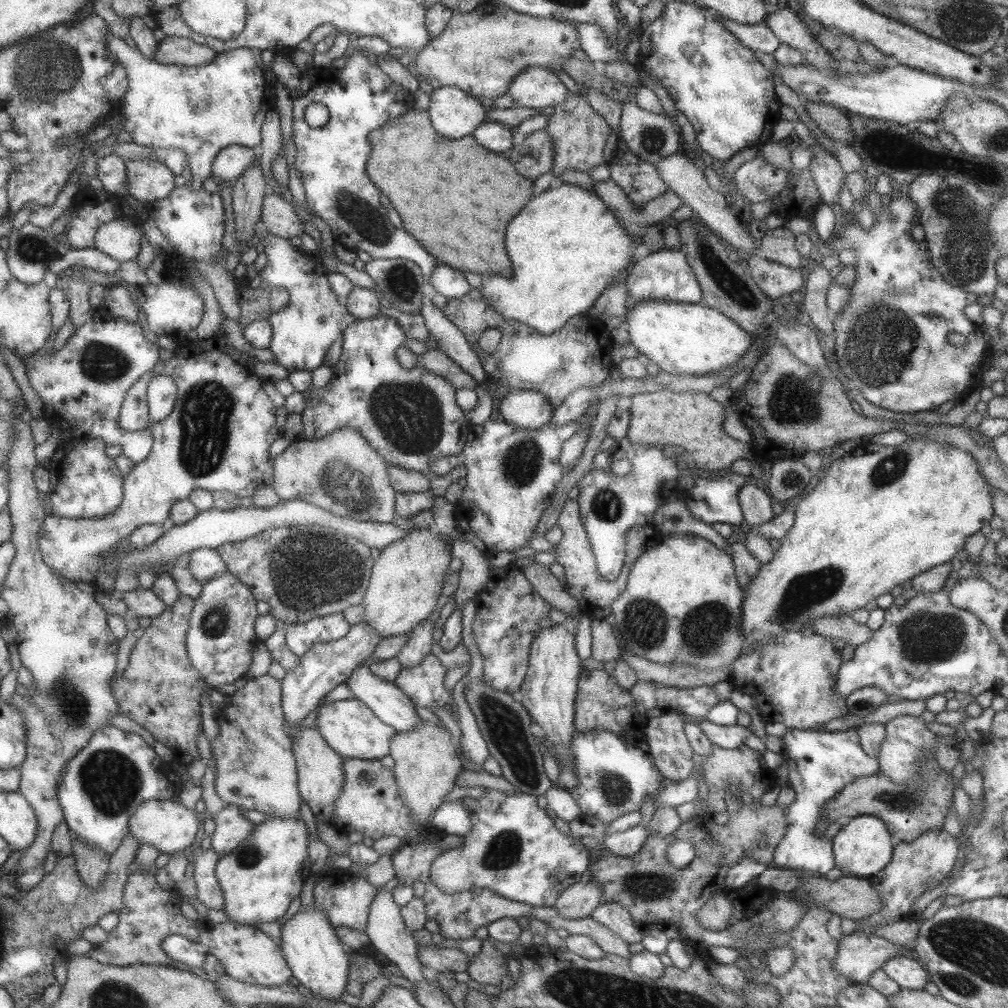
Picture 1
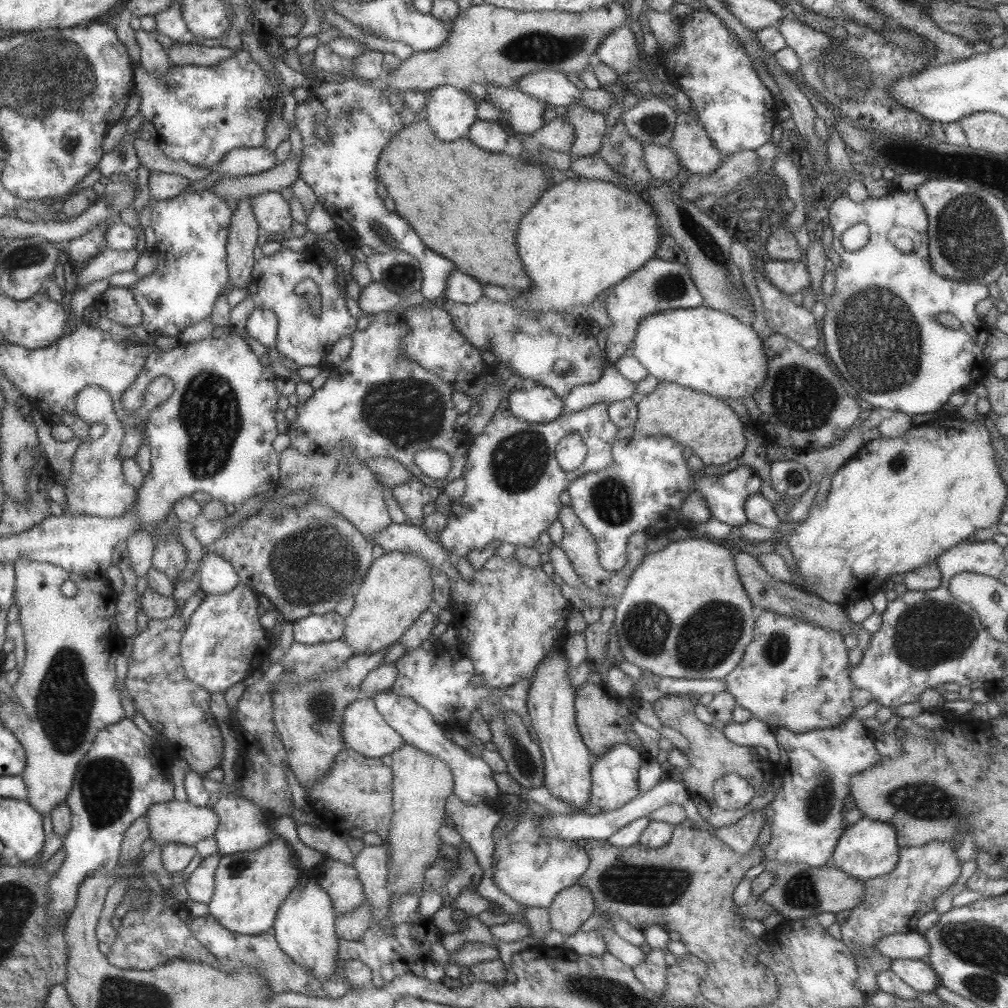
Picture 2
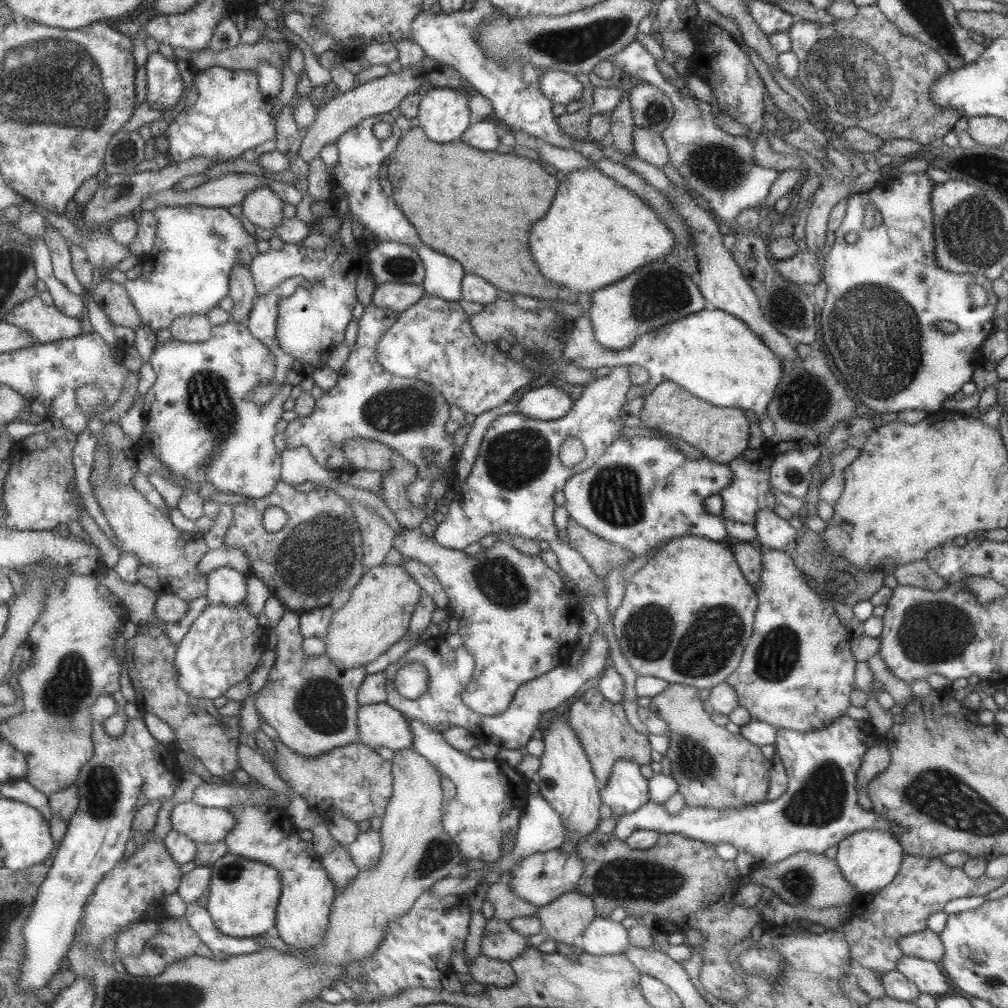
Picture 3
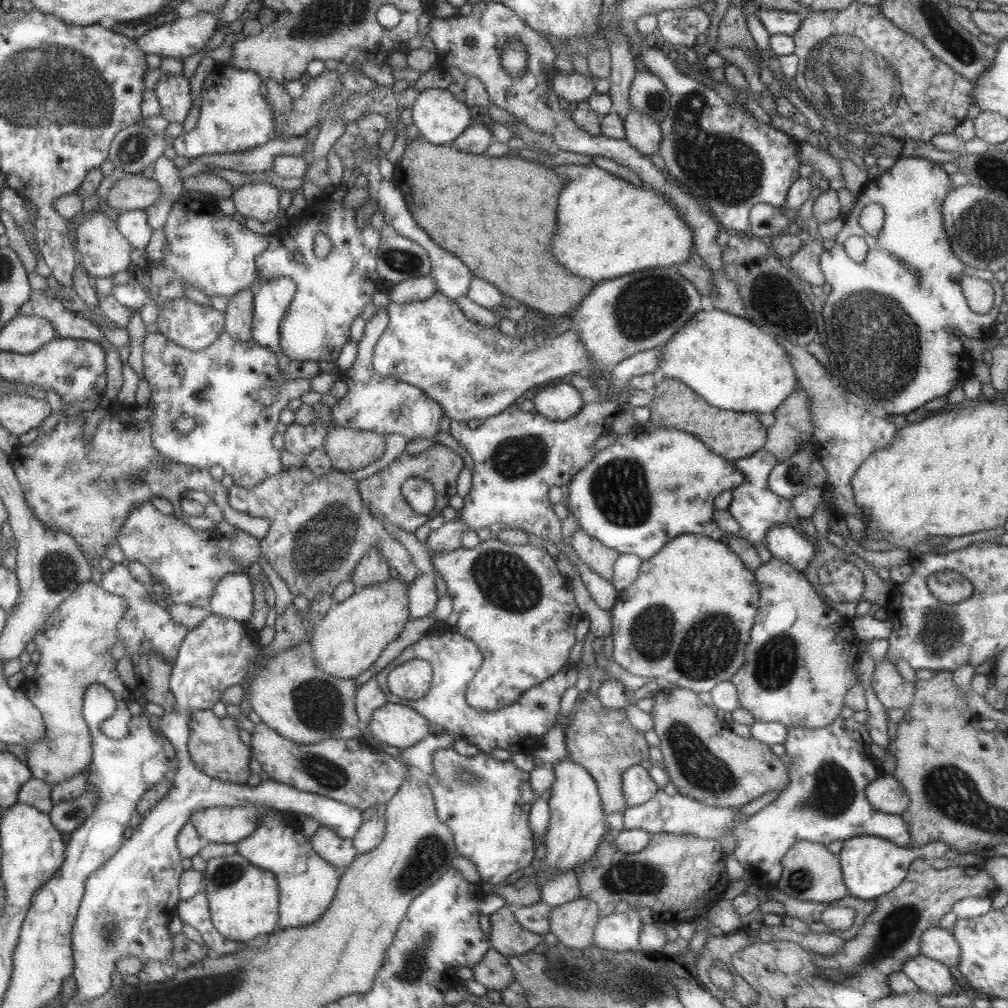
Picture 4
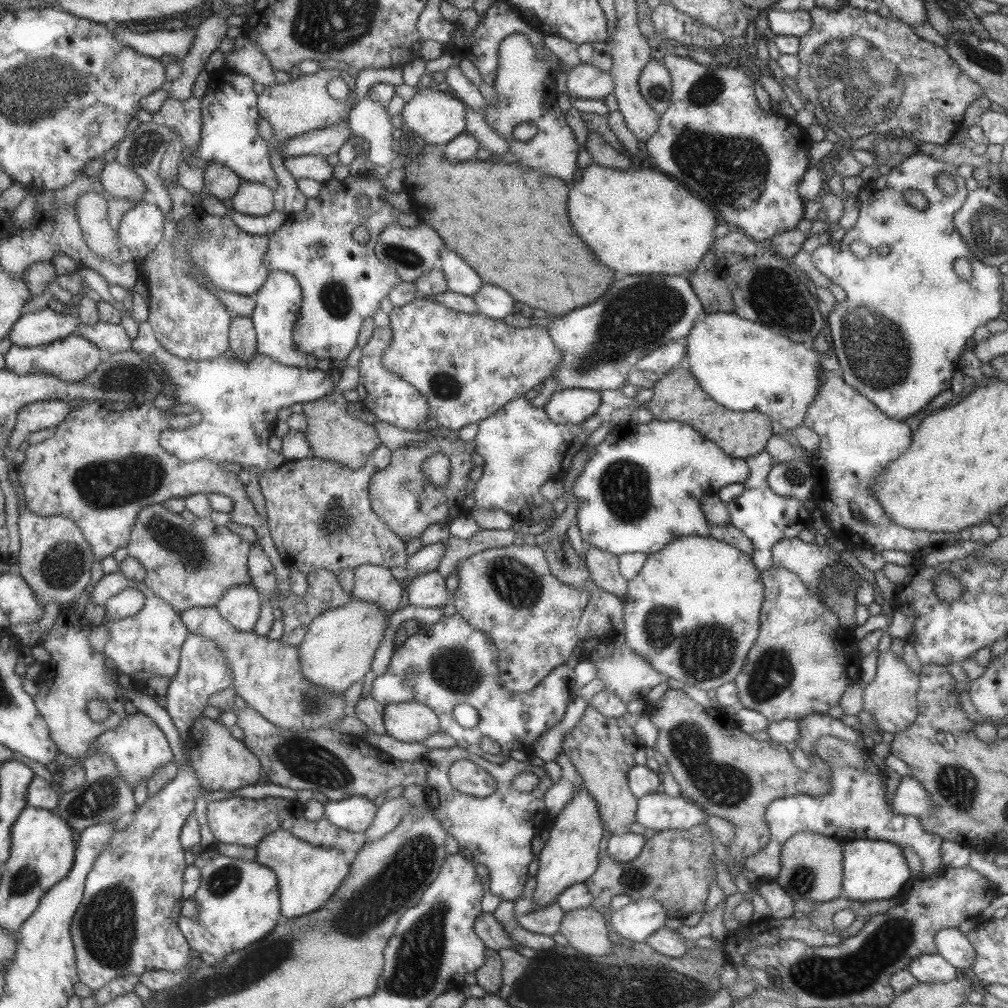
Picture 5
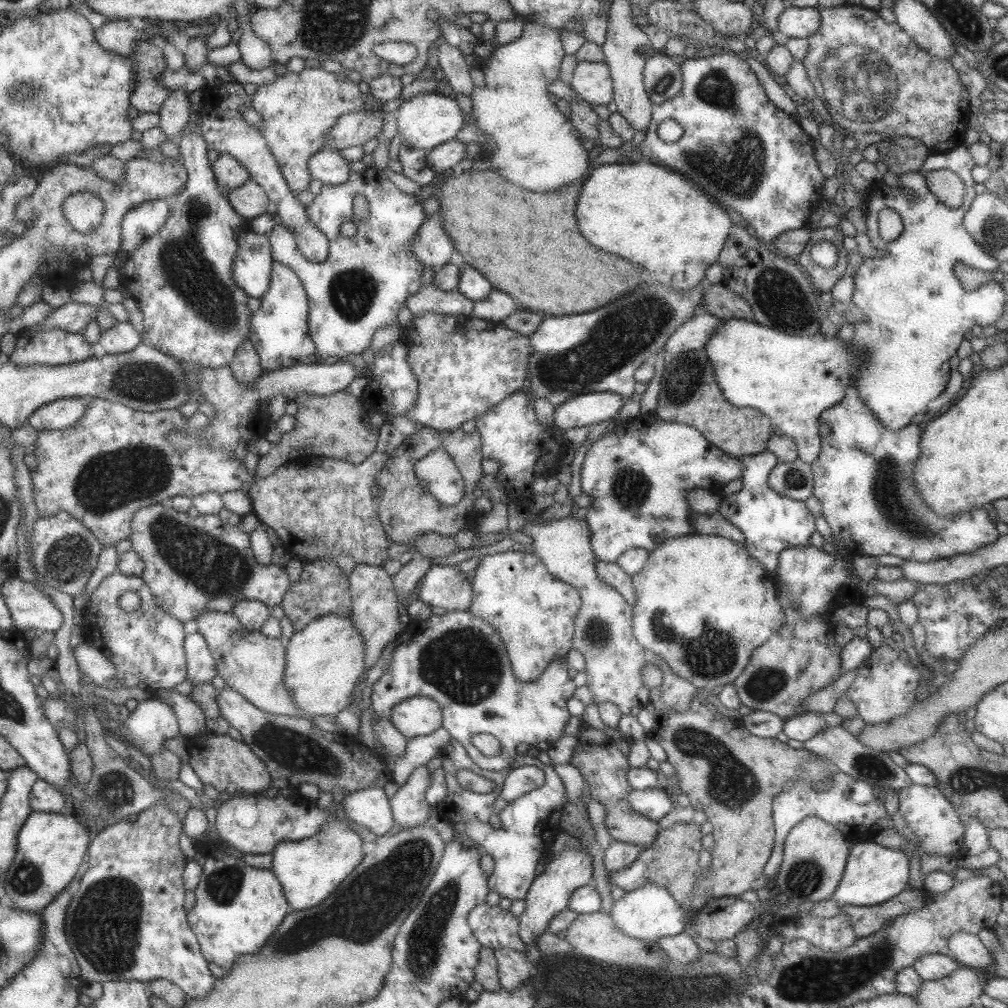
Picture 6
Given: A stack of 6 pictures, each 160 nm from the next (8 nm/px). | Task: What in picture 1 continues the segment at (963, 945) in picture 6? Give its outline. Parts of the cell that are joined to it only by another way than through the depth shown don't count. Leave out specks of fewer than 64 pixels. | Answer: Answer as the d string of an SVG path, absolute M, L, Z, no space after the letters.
M853 931L838 940L838 950L831 968L855 983L865 983L873 971L893 956L907 955L908 947L893 944L880 936Z

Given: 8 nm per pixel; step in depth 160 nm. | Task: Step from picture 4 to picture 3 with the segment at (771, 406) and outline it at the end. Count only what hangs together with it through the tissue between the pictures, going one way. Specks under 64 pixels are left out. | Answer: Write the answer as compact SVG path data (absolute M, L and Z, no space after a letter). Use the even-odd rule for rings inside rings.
M423 295L419 300L397 314L394 323L384 332L375 347L377 362L391 374L419 380L433 385L449 406L461 408L463 413L479 416L489 409L503 405L507 398L531 380L531 374L519 362L501 352L495 342L481 342L471 330L468 316L457 301L443 300L436 296ZM706 306L699 312L650 330L636 338L628 347L612 353L608 353L595 340L591 319L584 314L573 320L561 358L564 363L573 363L586 369L600 366L643 367L649 373L649 380L641 385L645 395L656 384L671 381L712 406L751 410L757 416L766 445L771 443L775 426L767 417L767 404L781 378L780 358L742 320L728 312Z

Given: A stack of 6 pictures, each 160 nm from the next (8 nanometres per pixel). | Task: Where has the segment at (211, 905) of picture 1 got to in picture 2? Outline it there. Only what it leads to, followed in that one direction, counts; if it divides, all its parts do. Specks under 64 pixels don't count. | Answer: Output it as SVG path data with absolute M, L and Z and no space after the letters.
M217 852L201 858L198 866L188 874L187 880L184 881L188 902L207 905L211 901L214 892L214 872L221 857L222 855Z

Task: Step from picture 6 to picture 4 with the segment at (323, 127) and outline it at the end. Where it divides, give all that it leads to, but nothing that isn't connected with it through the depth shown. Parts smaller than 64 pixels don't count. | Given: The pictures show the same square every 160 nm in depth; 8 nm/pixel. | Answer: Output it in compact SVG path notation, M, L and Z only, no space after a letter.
M324 69L321 74L317 74L303 86L303 92L297 99L292 100L292 107L289 112L274 112L274 108L270 106L274 114L276 136L281 139L287 139L292 136L302 136L305 131L311 128L317 122L317 113L320 111L321 102L332 95L343 92L340 75L337 71L329 71Z

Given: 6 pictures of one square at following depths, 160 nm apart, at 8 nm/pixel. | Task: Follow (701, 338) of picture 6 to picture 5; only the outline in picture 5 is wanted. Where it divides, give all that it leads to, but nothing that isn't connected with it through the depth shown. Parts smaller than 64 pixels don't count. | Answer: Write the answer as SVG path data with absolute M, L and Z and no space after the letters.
M685 338L665 343L649 352L647 356L640 358L634 368L637 370L650 370L658 375L665 375L675 364L683 361L684 344Z

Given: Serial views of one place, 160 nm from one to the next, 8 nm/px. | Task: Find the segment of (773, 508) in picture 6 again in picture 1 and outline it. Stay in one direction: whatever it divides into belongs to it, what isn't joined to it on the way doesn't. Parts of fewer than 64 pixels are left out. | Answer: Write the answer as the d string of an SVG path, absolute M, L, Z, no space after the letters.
M725 471L719 480L694 478L693 496L685 499L691 516L705 524L740 524L742 510L738 503L738 492L750 480L739 474Z

